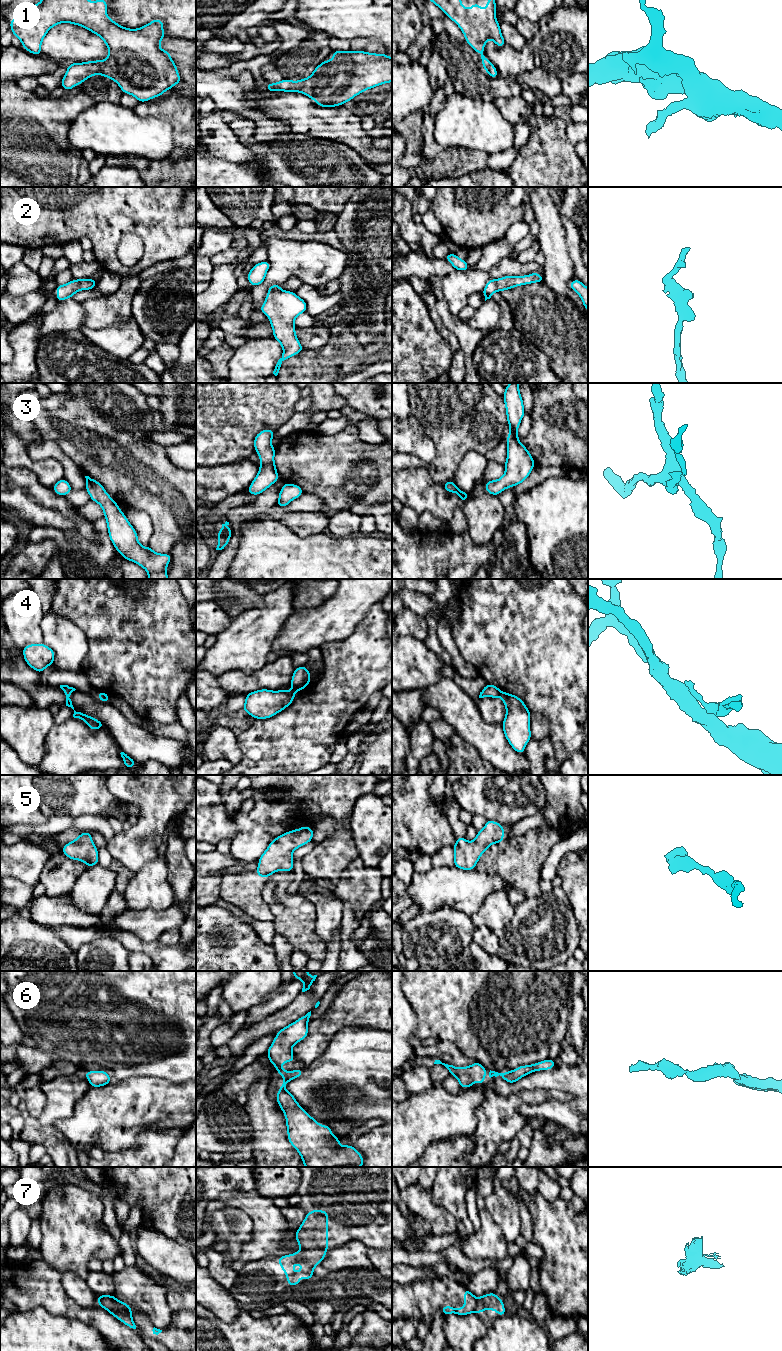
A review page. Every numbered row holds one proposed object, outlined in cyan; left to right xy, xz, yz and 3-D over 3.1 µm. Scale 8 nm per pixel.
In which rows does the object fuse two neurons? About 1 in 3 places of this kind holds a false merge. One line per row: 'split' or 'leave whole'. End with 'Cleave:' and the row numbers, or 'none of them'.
1: leave whole
2: leave whole
3: leave whole
4: split
5: leave whole
6: leave whole
7: split
Cleave: 4, 7

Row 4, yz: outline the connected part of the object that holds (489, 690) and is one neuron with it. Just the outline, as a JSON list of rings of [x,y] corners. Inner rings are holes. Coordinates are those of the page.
[[[488,684],[480,692],[479,698],[491,697],[496,698],[501,696],[502,691],[495,685]]]

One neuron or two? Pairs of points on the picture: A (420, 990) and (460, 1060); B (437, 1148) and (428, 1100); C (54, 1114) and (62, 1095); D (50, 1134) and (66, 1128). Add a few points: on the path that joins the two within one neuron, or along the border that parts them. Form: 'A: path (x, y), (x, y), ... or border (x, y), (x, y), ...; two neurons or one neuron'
A: border (436, 1041), (450, 1040), (467, 1056); two neurons
B: border (459, 1135), (453, 1138), (434, 1140), (420, 1156); two neurons
C: path (56, 1109), (60, 1105), (60, 1100); one neuron
D: border (52, 1125), (75, 1148); two neurons

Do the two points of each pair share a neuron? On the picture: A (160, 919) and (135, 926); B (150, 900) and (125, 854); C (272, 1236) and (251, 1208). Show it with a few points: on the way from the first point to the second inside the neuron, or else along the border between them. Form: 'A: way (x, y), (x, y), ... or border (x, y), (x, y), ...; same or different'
A: way (154, 923), (141, 924); same
B: border (153, 858), (135, 873); different
C: way (268, 1229), (268, 1225), (258, 1215); same

